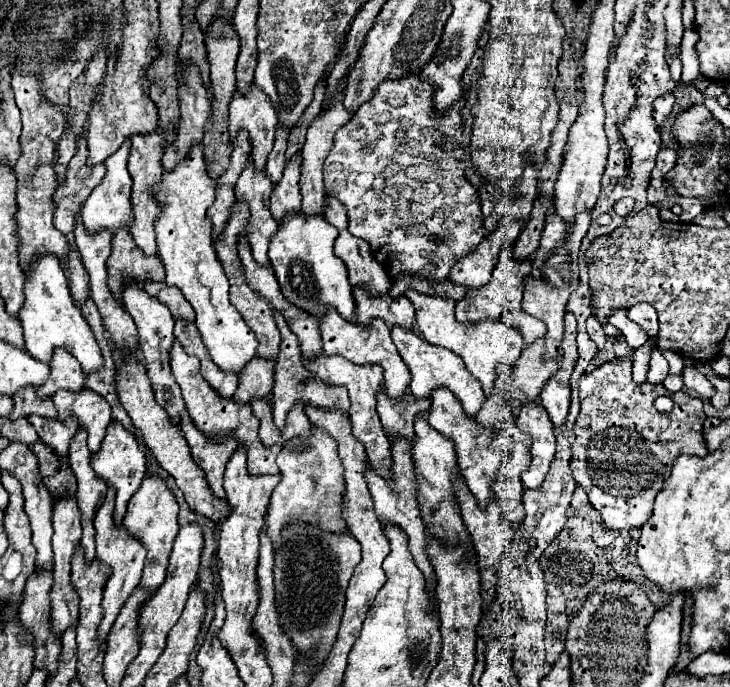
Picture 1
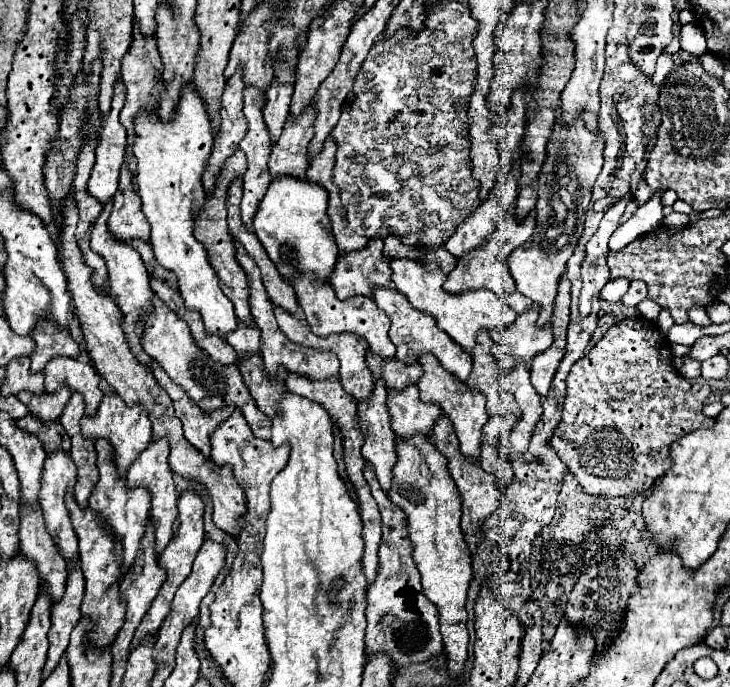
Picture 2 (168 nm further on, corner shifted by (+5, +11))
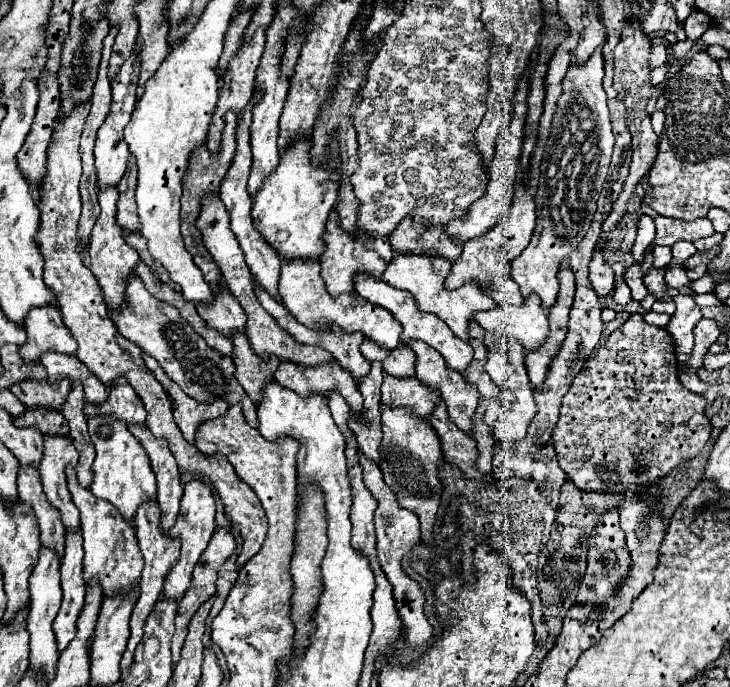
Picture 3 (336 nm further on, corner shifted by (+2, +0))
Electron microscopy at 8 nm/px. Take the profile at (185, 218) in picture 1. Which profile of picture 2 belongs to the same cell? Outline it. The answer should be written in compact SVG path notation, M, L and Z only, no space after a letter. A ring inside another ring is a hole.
M189 85L183 91L183 103L179 103L179 109L175 109L175 119L171 123L165 125L159 117L141 113L135 117L135 127L139 137L133 145L133 155L137 157L137 193L143 201L141 209L151 225L151 247L157 263L175 271L185 307L201 313L207 335L225 339L239 327L239 319L233 303L219 287L219 277L209 265L205 247L193 237L195 219L205 205L201 177L207 169L213 147L209 117L203 109L203 101L199 101L199 95L195 93L195 85Z

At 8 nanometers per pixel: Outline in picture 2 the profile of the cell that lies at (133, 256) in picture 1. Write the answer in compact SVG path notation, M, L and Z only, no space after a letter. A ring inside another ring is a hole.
M123 165L119 189L113 197L113 209L107 219L107 227L117 241L131 243L133 239L141 239L149 243L149 223L143 217L139 195L133 189L131 173Z

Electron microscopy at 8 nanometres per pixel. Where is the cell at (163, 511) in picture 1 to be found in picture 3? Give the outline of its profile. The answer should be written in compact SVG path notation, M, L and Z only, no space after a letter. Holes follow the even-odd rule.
M130 424L128 430L142 442L144 450L148 452L150 466L156 474L156 486L158 486L156 500L162 510L162 528L164 532L168 532L168 528L172 528L176 522L182 498L180 470L176 466L172 452L168 450L166 438L156 438L144 424Z

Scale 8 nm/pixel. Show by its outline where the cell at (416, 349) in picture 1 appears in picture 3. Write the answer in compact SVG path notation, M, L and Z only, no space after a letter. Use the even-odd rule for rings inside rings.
M370 274L354 276L354 290L356 290L364 300L368 300L368 302L372 302L372 304L376 304L376 306L388 308L388 310L394 314L394 318L396 318L396 320L402 324L402 328L404 328L404 330L402 330L402 336L400 336L400 340L402 340L404 344L408 344L412 338L422 340L422 342L430 344L432 348L436 348L436 350L446 358L446 362L448 362L450 368L458 370L460 374L466 372L466 368L468 368L468 364L470 364L470 360L472 360L472 354L474 354L472 346L470 346L468 342L464 342L464 340L458 340L458 336L454 336L452 330L450 330L438 316L426 314L426 312L422 312L420 308L416 308L416 300L414 300L414 296L410 296L410 292L398 290L398 288L386 284L382 278L374 278L374 276L370 276Z

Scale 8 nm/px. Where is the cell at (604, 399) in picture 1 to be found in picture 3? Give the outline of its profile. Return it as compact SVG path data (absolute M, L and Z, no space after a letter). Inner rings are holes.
M632 314L606 338L596 354L586 360L562 400L560 420L552 432L560 468L586 492L622 494L630 484L660 480L674 466L692 460L708 442L712 426L704 416L704 408L704 396L694 396L678 384L678 360L674 360L672 336L664 328L646 324L642 314Z

